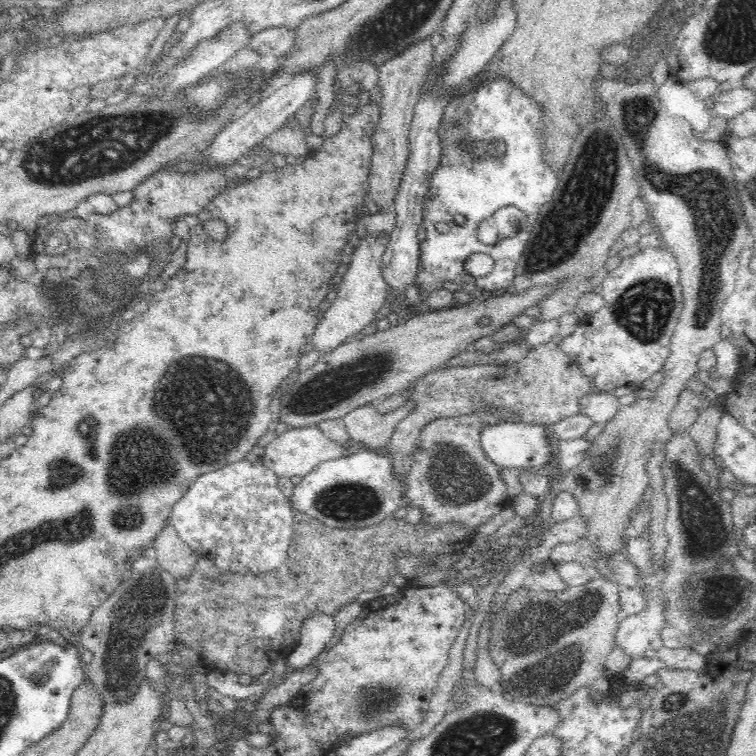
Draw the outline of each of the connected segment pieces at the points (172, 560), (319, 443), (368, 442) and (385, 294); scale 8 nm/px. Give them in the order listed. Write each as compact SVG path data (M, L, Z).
M166 525L153 540L152 547L157 556L158 566L168 571L175 579L190 578L195 572L199 555L188 546L172 527Z
M317 426L298 427L277 434L276 438L266 446L261 463L275 472L279 478L297 481L306 476L308 472L312 472L312 469L320 462L342 458L343 449L336 440L327 438Z
M409 398L405 405L383 415L378 413L375 403L359 406L343 416L343 421L356 445L387 453L397 424L414 408L414 400Z
M368 235L362 238L357 247L352 250L351 262L347 265L346 273L339 284L338 296L334 298L330 308L323 312L323 317L314 330L310 342L314 349L322 353L330 352L338 348L345 340L350 340L374 320L376 313L389 297L388 285L381 271L383 254L388 241L389 237L386 236L376 238L376 236Z

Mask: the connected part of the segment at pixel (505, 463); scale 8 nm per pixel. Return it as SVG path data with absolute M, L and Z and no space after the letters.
M520 420L499 422L482 430L480 440L486 456L501 468L547 467L553 457L553 439L546 426L529 425Z

